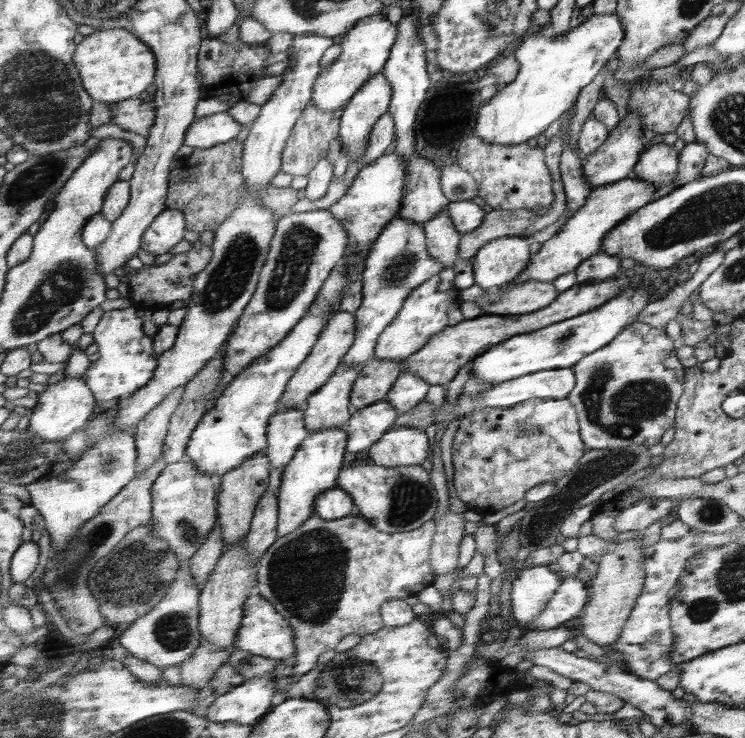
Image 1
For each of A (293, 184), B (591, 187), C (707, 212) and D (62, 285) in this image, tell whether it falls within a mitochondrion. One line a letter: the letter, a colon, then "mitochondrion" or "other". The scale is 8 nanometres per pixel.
A: other
B: other
C: mitochondrion
D: mitochondrion

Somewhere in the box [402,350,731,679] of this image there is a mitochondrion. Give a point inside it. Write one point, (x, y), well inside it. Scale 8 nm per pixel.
(619, 407)

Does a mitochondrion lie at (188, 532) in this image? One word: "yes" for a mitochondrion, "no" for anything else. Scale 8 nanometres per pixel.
yes

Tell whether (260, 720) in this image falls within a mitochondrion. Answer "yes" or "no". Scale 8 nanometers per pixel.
no

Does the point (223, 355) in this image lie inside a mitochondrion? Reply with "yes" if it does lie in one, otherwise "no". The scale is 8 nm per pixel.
no

